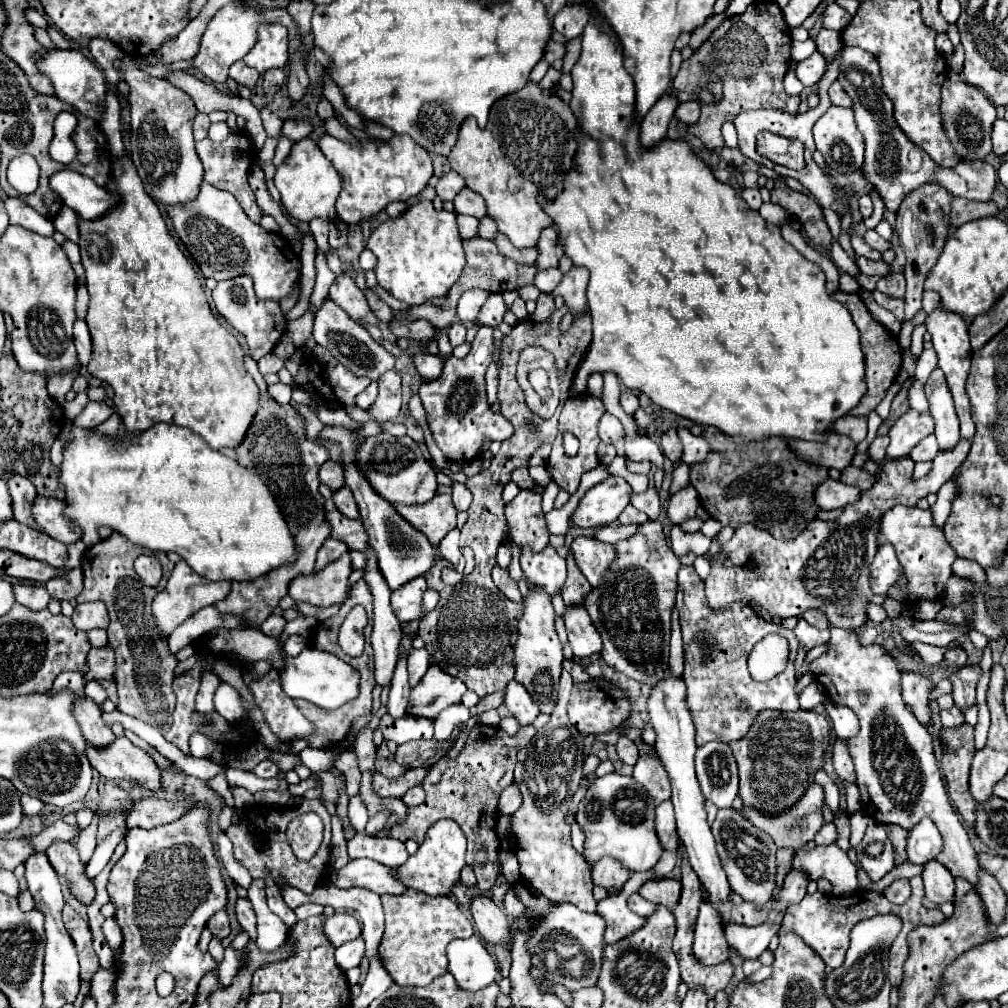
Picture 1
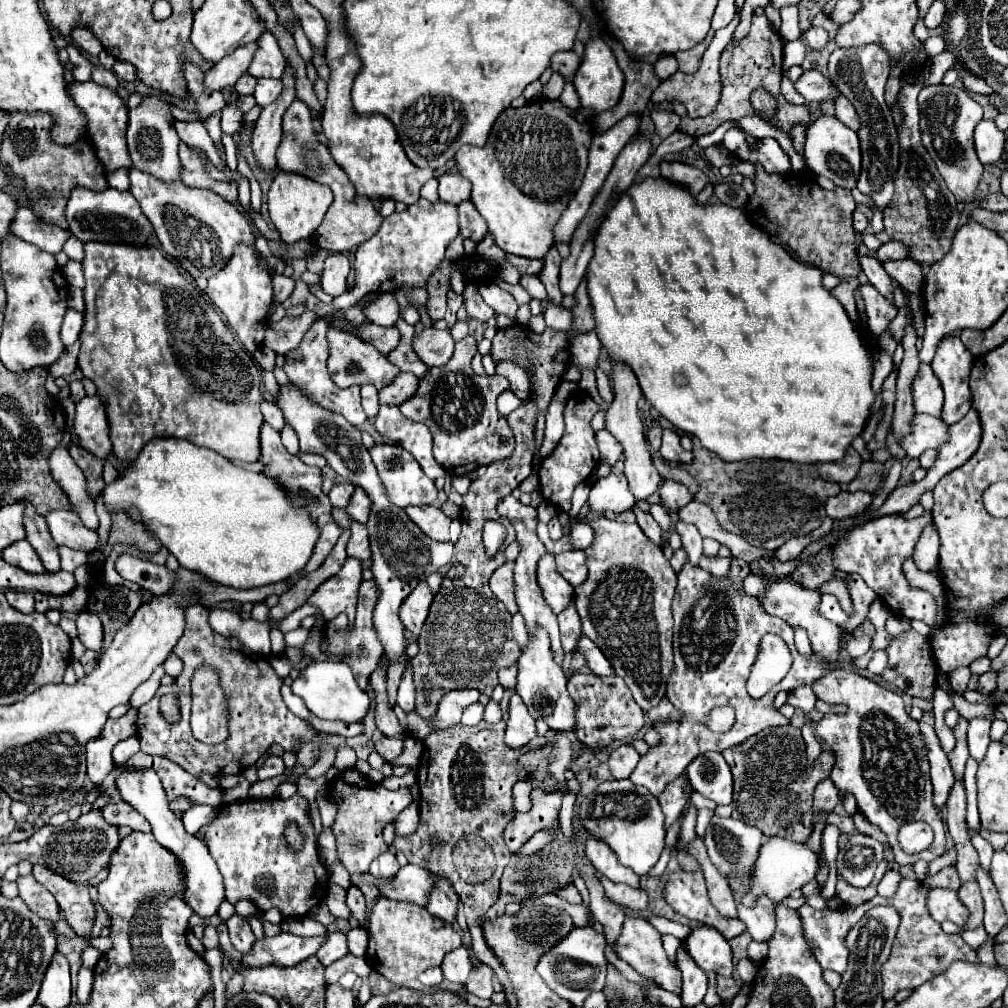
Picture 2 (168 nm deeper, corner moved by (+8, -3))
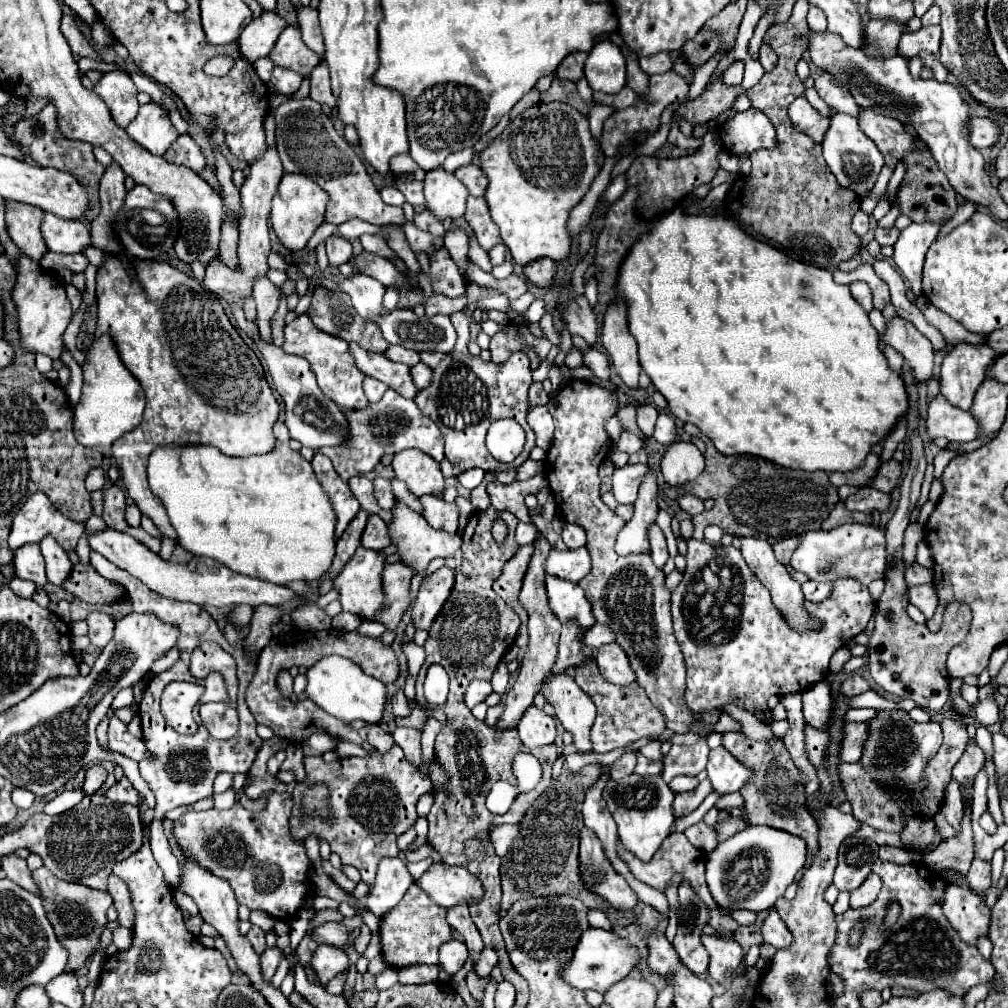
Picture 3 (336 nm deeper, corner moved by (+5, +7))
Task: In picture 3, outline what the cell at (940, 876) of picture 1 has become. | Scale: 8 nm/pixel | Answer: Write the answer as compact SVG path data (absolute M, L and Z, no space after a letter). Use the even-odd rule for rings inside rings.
M949 884L949 888L945 890L943 912L967 944L977 946L977 940L981 936L987 936L991 908L969 888Z

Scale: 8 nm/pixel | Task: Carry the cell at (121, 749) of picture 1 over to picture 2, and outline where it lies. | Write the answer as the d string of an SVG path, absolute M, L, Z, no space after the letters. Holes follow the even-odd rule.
M118 766L118 770L120 770L120 774L116 774L116 788L118 788L122 800L132 804L152 824L152 834L156 836L156 840L182 860L184 872L186 872L184 900L194 908L194 912L198 916L202 916L202 918L214 916L218 912L220 902L224 900L224 884L222 884L222 876L218 872L216 862L210 858L208 846L202 840L198 840L194 834L188 834L184 830L182 818L178 818L170 810L168 798L164 794L164 786L154 770L140 770L140 768L132 768L132 766Z

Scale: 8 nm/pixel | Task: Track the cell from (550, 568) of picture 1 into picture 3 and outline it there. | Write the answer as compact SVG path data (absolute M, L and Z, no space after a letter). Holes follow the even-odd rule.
M547 576L547 596L549 608L559 618L561 624L569 620L577 620L579 628L589 630L595 624L591 602L585 598L585 592L567 580L557 580L555 576Z

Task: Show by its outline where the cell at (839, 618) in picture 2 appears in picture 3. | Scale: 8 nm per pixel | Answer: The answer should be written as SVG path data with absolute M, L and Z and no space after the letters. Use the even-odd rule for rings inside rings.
M805 582L803 586L803 594L805 594L805 598L807 600L811 600L811 602L821 602L821 600L825 600L825 598L829 598L831 596L831 588L833 588L833 584L831 582Z

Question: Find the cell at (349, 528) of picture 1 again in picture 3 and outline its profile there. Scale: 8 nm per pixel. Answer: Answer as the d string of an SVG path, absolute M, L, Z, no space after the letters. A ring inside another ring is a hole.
M375 514L369 516L361 544L365 548L371 548L371 550L383 550L391 544L391 538L387 536L387 524L379 516L375 516Z

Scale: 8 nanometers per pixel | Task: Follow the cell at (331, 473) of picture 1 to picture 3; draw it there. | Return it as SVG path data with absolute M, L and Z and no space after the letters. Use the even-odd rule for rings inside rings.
M355 476L349 480L349 486L355 494L355 498L359 500L361 508L369 510L369 514L381 514L381 518L391 524L391 512L385 512L383 508L379 508L377 500L375 500L375 494L373 494L373 482L365 476Z

